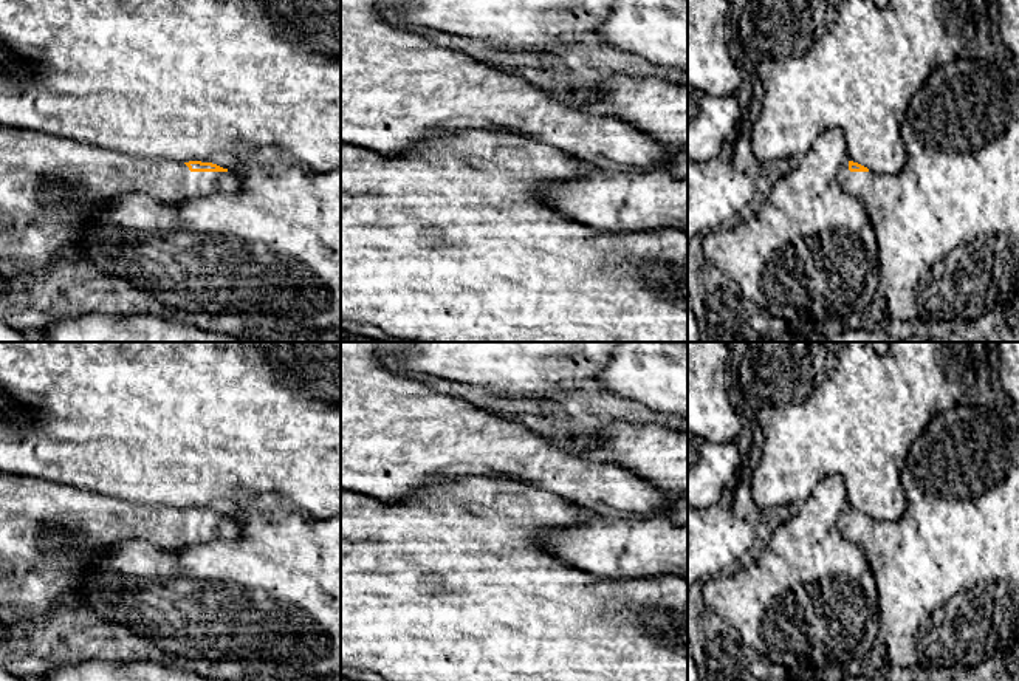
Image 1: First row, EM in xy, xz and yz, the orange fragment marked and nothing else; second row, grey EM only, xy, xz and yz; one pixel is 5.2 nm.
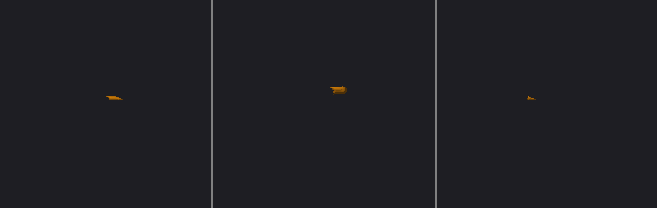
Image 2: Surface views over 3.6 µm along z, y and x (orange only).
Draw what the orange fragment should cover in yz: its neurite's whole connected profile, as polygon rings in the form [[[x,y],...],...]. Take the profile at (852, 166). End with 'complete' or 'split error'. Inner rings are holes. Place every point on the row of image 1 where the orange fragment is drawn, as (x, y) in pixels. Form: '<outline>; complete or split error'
[[[960,56],[937,67],[923,88],[912,98],[901,122],[906,164],[895,175],[878,175],[867,167],[846,161],[838,170],[839,186],[866,207],[878,241],[880,291],[886,296],[889,316],[904,323],[920,319],[929,327],[952,325],[976,319],[993,310],[996,299],[1019,286],[1019,84],[1010,82],[994,65]]]; split error

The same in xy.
[[[0,122],[0,260],[12,262],[20,271],[48,271],[57,258],[81,252],[77,243],[87,234],[84,226],[94,210],[132,192],[142,192],[164,204],[178,204],[217,192],[235,192],[240,186],[242,180],[235,172],[212,163],[129,156],[46,133],[6,127]],[[51,183],[59,184],[57,200],[48,200],[43,195],[43,187]]]; split error

